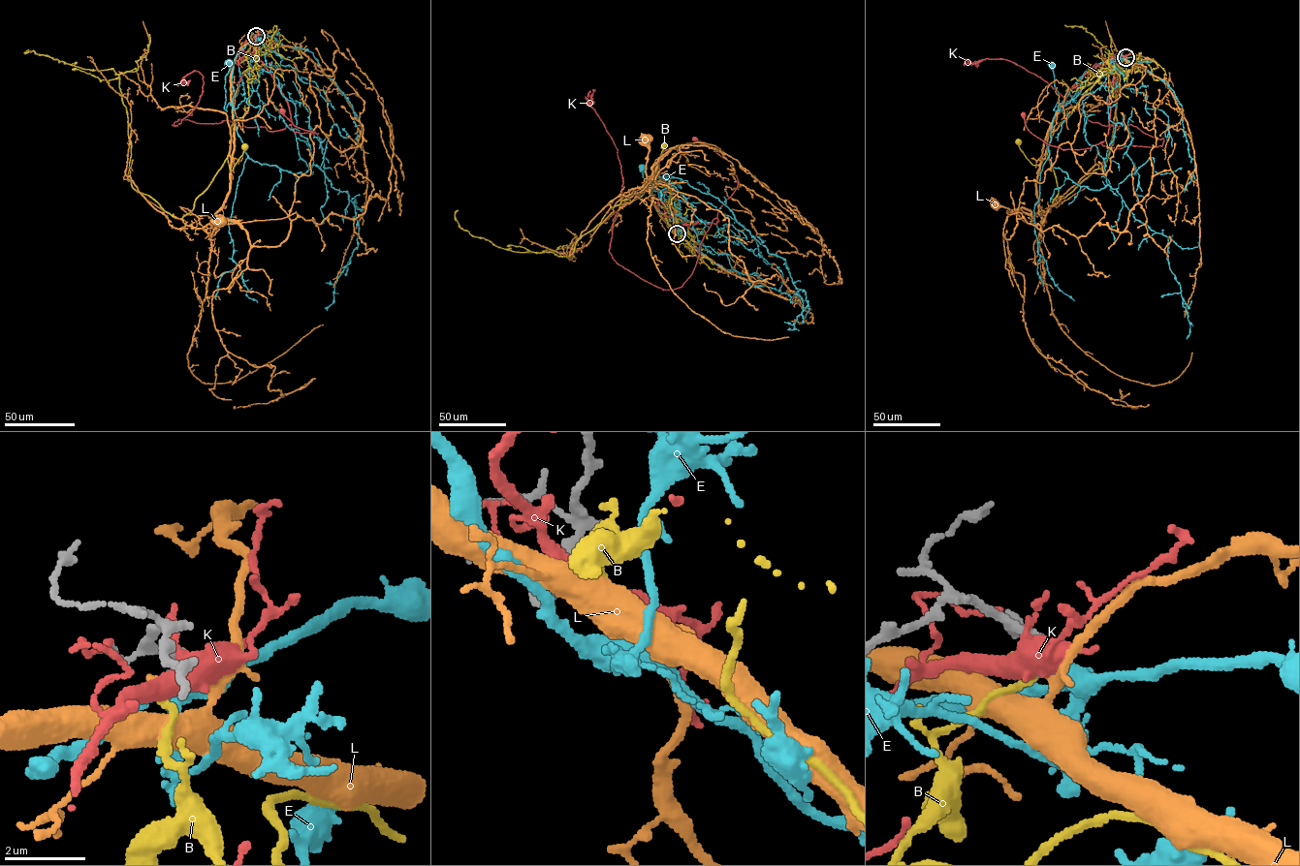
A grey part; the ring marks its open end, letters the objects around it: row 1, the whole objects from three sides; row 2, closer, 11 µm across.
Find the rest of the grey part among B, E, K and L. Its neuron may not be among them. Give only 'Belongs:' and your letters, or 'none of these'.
Belongs: none of these

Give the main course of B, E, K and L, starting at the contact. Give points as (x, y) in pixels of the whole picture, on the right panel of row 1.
B: (1125, 57), (1117, 68), (1101, 73), (1059, 125), (1041, 164), (1030, 162), (1019, 141)
E: (1125, 57), (1096, 63), (1088, 69), (1059, 106), (1062, 106), (1059, 111), (1054, 109), (1058, 92), (1051, 66)
K: (1125, 56), (1117, 60), (1101, 143), (1161, 146), (1163, 139), (1131, 125), (1091, 121), (1011, 61), (965, 61)
L: (1125, 57), (1091, 70), (1057, 112), (1040, 158), (1038, 211), (1031, 221), (1028, 223), (995, 205)

